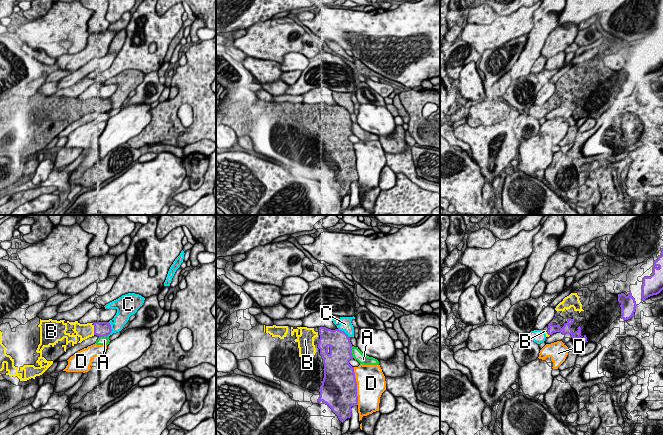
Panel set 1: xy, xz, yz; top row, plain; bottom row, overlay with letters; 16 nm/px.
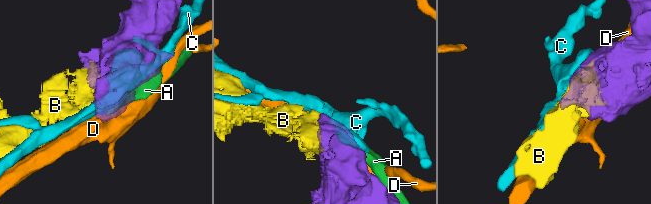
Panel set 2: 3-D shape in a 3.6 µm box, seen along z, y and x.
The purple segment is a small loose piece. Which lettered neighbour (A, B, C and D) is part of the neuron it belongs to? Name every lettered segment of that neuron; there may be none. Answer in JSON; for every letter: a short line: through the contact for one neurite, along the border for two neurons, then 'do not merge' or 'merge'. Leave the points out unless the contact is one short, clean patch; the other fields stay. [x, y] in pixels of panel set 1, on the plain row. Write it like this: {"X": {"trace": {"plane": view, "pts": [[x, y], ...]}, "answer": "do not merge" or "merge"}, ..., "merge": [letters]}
{"A": {"answer": "do not merge"}, "B": {"answer": "merge"}, "C": {"answer": "do not merge"}, "D": {"answer": "do not merge"}, "merge": ["B"]}

